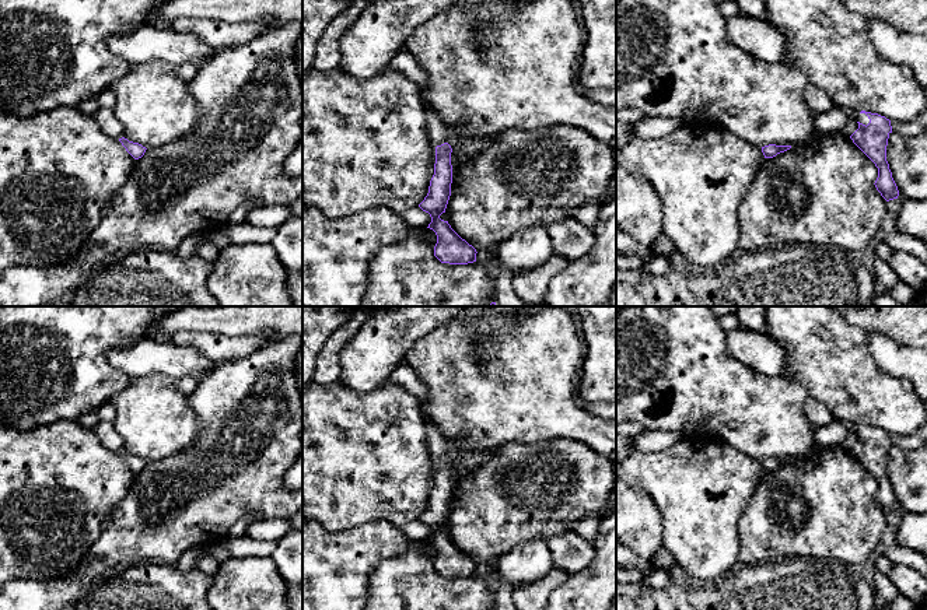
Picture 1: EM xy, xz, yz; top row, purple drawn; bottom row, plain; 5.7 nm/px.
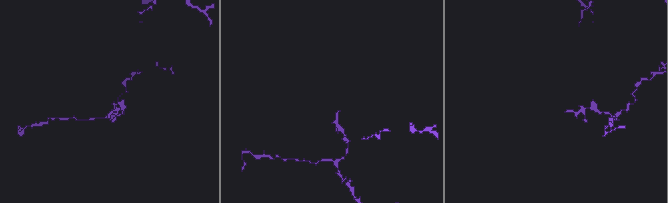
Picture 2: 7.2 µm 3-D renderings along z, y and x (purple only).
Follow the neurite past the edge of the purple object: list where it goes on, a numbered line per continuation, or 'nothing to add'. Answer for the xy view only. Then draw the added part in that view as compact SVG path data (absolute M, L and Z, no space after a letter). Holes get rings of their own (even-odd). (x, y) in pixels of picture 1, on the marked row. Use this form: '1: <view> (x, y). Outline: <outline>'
nothing to add

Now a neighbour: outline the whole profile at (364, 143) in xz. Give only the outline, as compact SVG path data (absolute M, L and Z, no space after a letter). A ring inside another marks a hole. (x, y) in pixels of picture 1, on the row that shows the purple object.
M386 67L378 76L361 81L339 69L319 71L311 69L302 74L302 204L319 208L328 218L343 218L372 207L386 207L396 214L419 207L428 193L430 180L434 175L435 147L431 144L427 127L424 99L420 88L400 73Z

